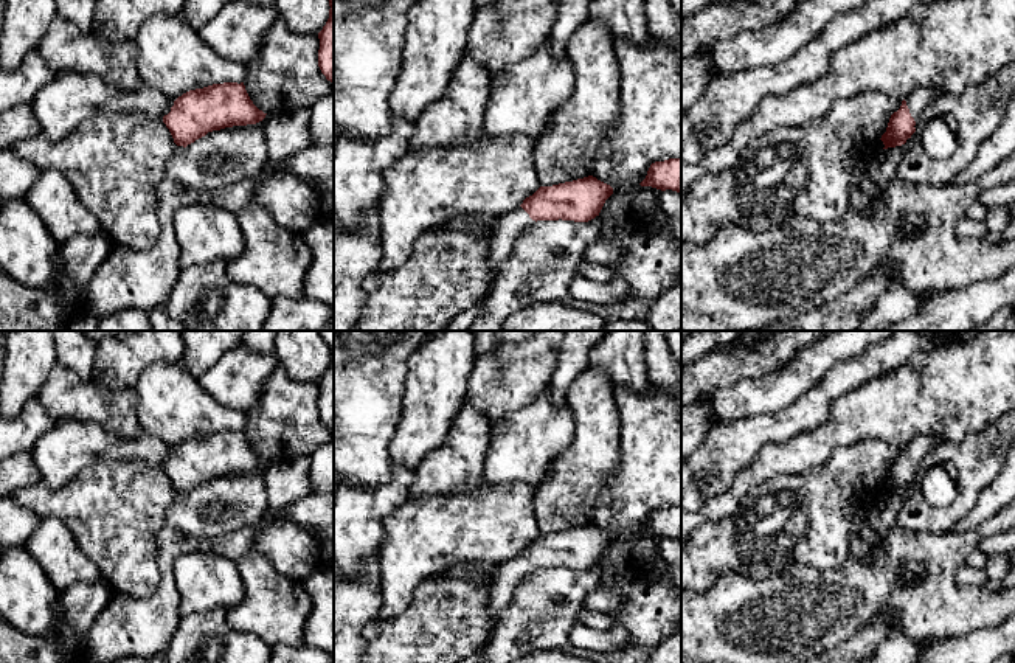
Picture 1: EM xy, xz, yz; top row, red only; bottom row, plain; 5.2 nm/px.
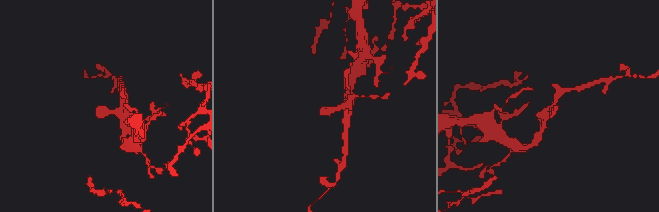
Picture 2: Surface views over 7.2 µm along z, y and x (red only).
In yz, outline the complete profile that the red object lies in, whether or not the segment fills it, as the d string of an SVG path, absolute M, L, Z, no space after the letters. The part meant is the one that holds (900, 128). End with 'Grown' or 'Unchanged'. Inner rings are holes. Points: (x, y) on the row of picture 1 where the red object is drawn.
M916 87L911 95L902 101L902 106L889 118L886 132L882 135L883 149L902 146L917 130L923 110L941 98L944 92Z. Grown

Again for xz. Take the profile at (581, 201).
M593 175L553 186L540 186L523 203L500 216L489 248L489 270L494 276L509 258L521 231L537 220L588 222L599 216L613 188Z. Grown

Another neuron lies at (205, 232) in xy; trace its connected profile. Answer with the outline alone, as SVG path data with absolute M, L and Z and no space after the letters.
M194 203L174 214L180 269L230 261L245 250L236 214L217 203Z

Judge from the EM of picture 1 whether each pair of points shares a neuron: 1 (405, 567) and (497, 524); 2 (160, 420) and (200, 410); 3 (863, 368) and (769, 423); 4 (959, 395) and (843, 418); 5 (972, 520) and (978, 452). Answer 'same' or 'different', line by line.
1: same
2: same
3: same
4: same
5: different

